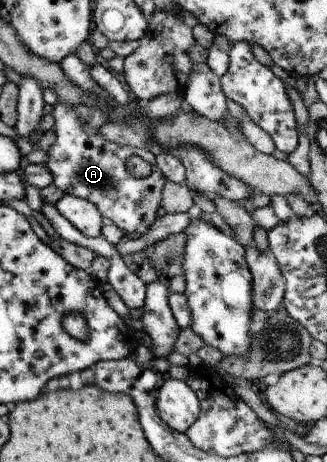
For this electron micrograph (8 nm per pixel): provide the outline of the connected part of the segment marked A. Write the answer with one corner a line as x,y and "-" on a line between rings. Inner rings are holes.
69,54
62,58
59,62
66,76
77,87
85,90
85,93
92,93
97,96
97,102
90,107
89,105
78,105
77,107
69,107
62,103
53,105
55,124
52,130
55,132
54,144
47,150
48,160
45,165
53,174
53,183
64,191
65,195
74,195
83,199
88,199
91,203
95,203
99,210
104,213
104,218
119,226
128,236
140,236
147,233
154,218
156,218
156,210
160,206
160,192
166,184
166,178
160,170
156,168
155,150
153,148
133,147
130,145
117,145
108,142
99,135
99,130
103,124
110,122
107,112
111,109
111,98
107,91
101,87
96,81
92,80
89,68
74,54
-
130,156
141,156
153,166
152,173
145,178
134,178
126,169
126,161

